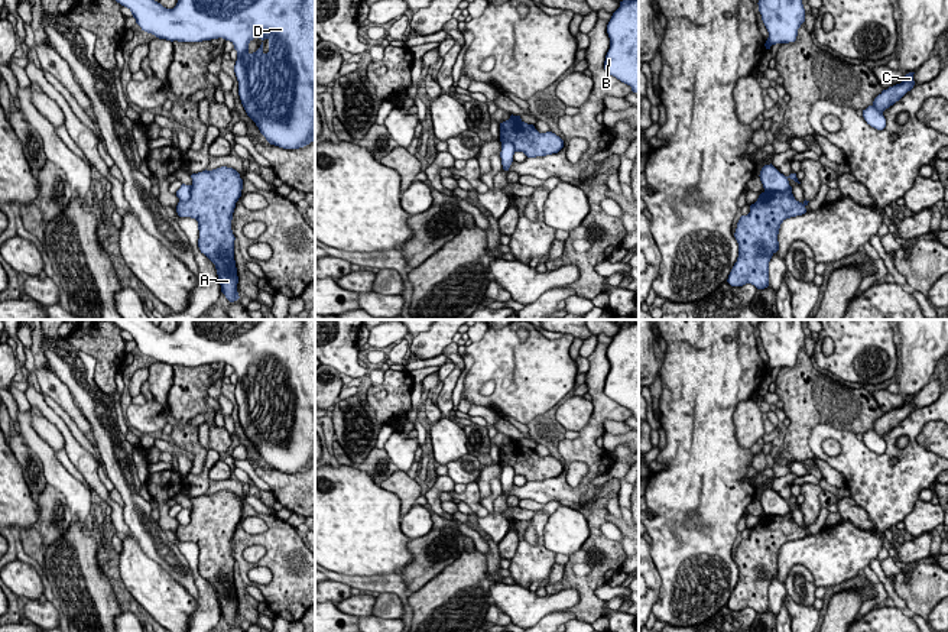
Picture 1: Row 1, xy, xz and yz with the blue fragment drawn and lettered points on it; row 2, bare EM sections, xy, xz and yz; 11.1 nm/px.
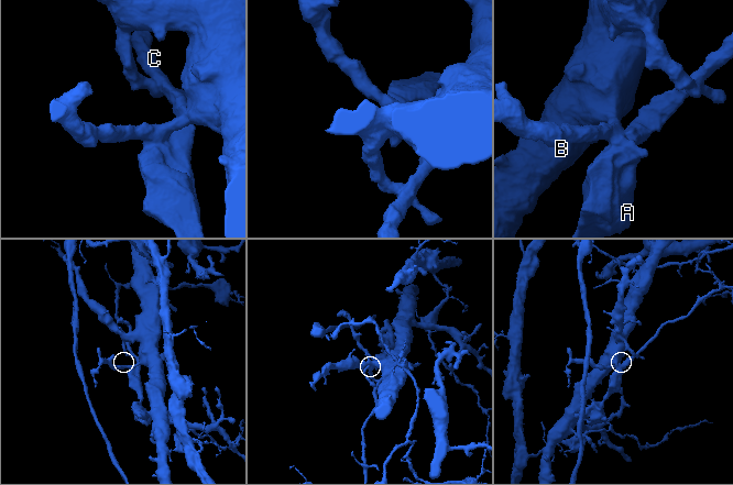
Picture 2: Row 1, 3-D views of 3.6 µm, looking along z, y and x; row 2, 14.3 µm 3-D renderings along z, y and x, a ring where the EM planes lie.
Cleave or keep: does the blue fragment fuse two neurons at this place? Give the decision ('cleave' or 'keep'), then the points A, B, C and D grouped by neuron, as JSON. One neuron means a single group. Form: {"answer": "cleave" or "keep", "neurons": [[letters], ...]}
{"answer": "cleave", "neurons": [["A", "C"], ["B", "D"]]}

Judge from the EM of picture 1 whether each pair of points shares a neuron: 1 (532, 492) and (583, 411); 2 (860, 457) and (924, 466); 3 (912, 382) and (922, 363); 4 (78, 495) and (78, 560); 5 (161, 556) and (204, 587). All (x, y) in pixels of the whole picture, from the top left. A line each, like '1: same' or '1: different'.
1: different
2: same
3: same
4: different
5: different

